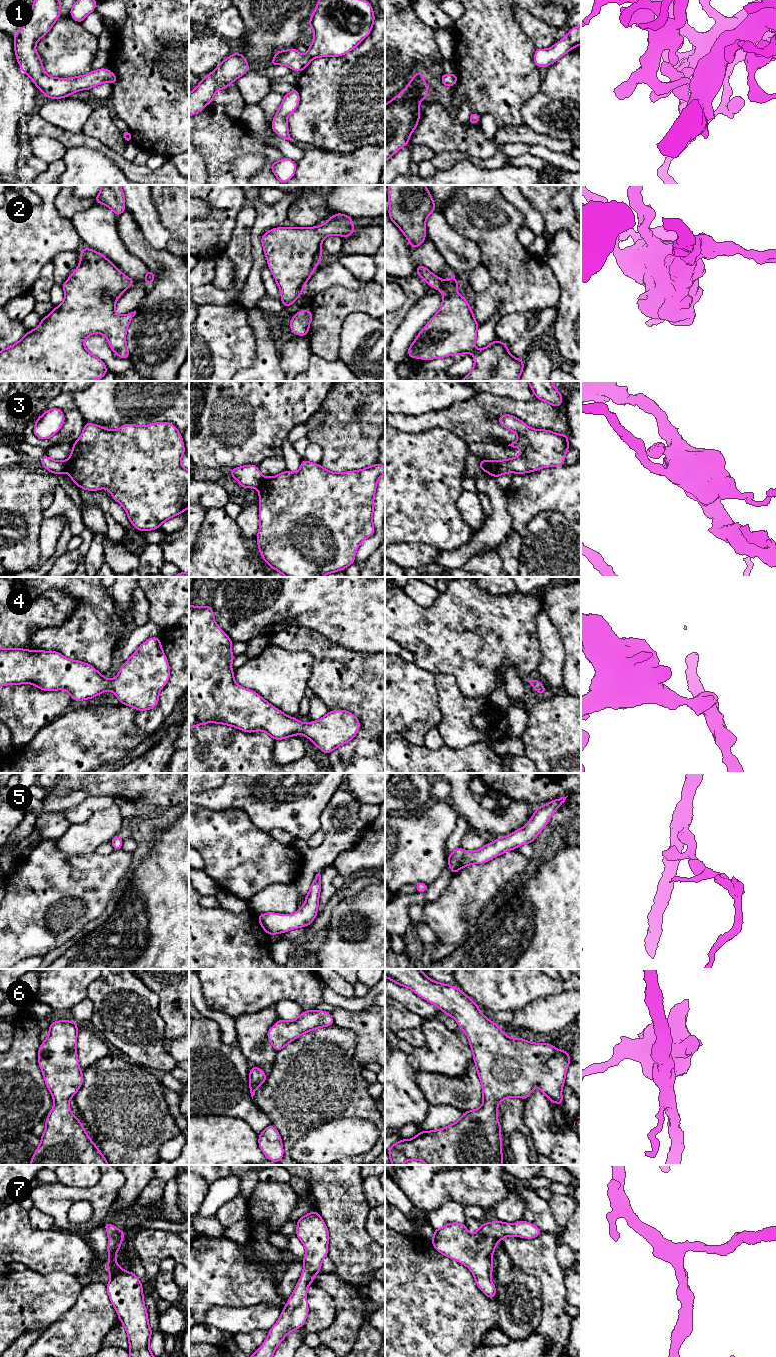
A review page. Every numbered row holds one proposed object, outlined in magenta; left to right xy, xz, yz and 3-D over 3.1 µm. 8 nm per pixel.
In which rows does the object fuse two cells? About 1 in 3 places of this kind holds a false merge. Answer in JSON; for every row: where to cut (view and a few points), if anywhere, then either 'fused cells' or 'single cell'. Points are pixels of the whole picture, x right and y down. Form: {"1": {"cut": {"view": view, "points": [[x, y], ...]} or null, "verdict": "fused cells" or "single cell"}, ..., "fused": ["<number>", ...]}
{"1": {"cut": null, "verdict": "single cell"}, "2": {"cut": null, "verdict": "single cell"}, "3": {"cut": {"view": "xz", "points": [[263, 477], [263, 480], [257, 487]]}, "verdict": "fused cells"}, "4": {"cut": null, "verdict": "single cell"}, "5": {"cut": null, "verdict": "single cell"}, "6": {"cut": null, "verdict": "single cell"}, "7": {"cut": null, "verdict": "single cell"}, "fused": ["3"]}

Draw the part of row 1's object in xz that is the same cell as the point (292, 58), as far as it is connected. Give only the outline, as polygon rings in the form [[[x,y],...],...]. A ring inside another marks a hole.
[[[318,0],[308,23],[314,30],[314,39],[307,54],[302,55],[296,47],[276,51],[270,66],[285,65],[295,72],[302,72],[314,58],[343,56],[370,34],[374,21],[374,11],[368,0]]]

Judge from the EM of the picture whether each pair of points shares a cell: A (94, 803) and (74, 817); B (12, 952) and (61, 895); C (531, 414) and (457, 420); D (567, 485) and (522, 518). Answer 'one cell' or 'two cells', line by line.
A: one cell
B: one cell
C: one cell
D: one cell

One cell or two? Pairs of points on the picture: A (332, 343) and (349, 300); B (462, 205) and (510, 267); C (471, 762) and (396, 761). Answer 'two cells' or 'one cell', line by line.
A: one cell
B: one cell
C: one cell

